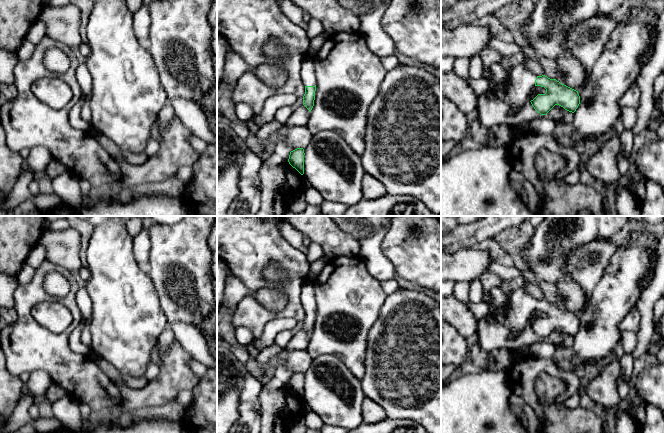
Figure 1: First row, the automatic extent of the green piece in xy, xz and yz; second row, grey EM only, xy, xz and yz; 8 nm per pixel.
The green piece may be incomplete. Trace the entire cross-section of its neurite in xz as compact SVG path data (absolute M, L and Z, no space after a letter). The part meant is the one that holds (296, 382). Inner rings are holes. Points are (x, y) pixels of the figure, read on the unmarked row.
M297 372L290 376L288 386L295 392L301 399L304 398L304 373Z

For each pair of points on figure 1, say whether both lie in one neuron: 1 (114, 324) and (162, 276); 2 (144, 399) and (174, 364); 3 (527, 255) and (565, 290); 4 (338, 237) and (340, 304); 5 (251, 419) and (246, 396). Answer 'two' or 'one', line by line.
1: two
2: one
3: one
4: two
5: one

